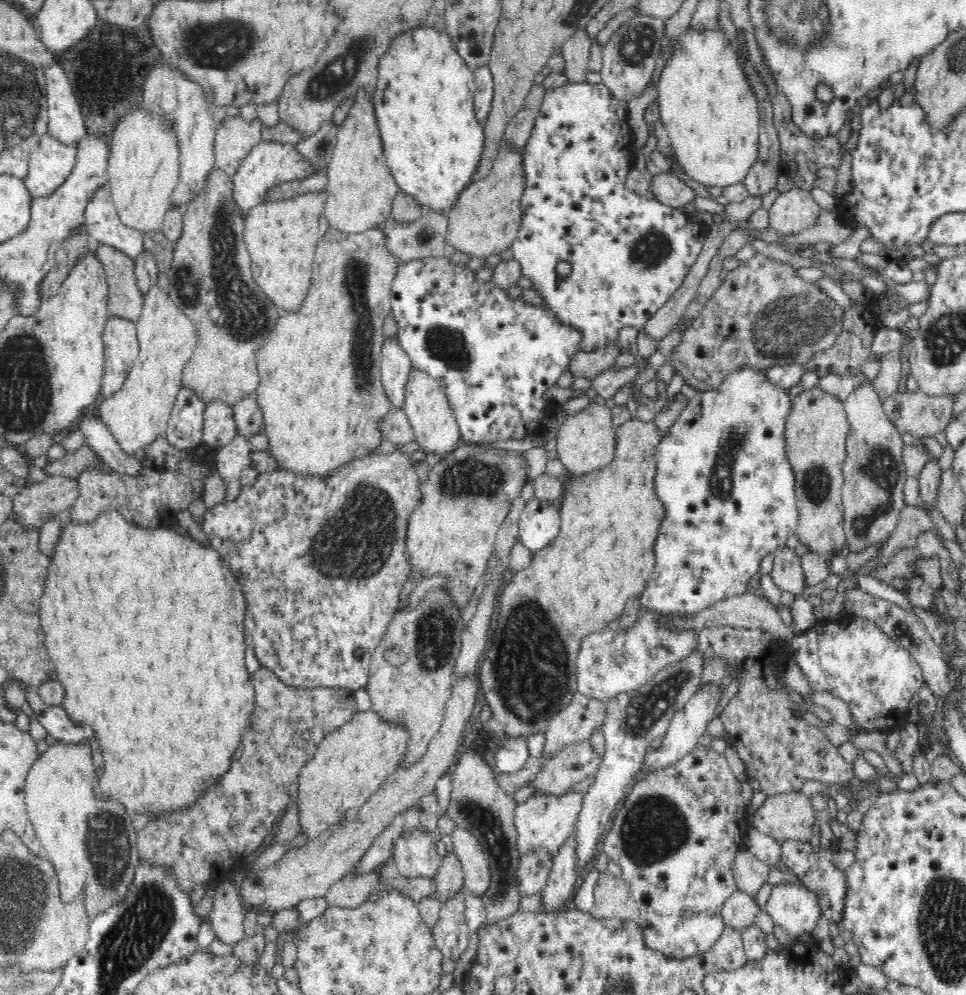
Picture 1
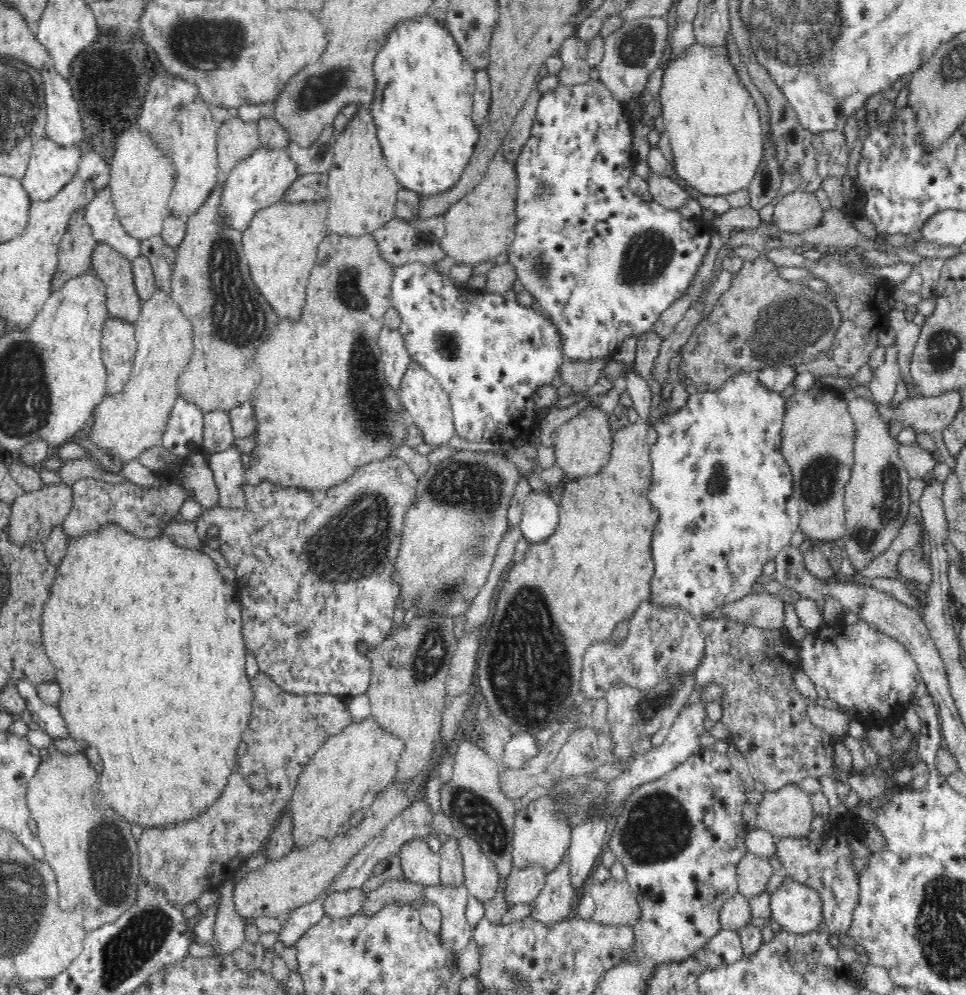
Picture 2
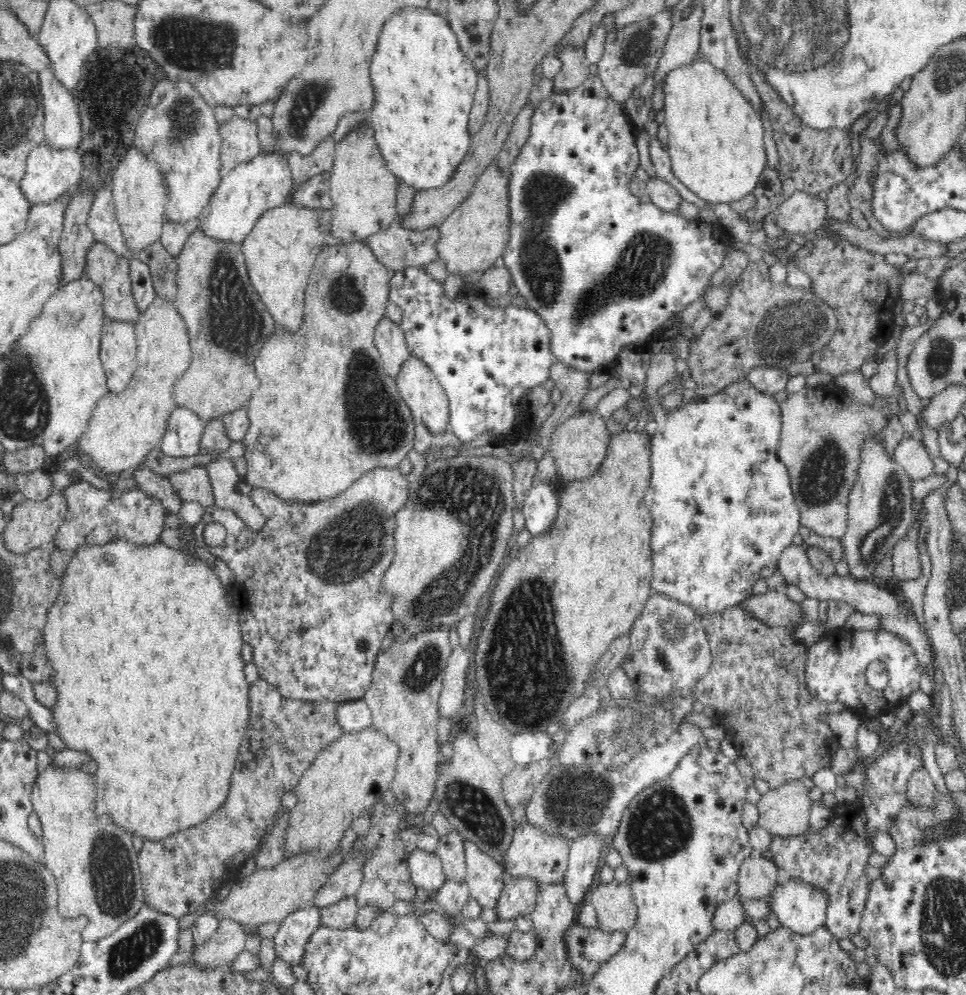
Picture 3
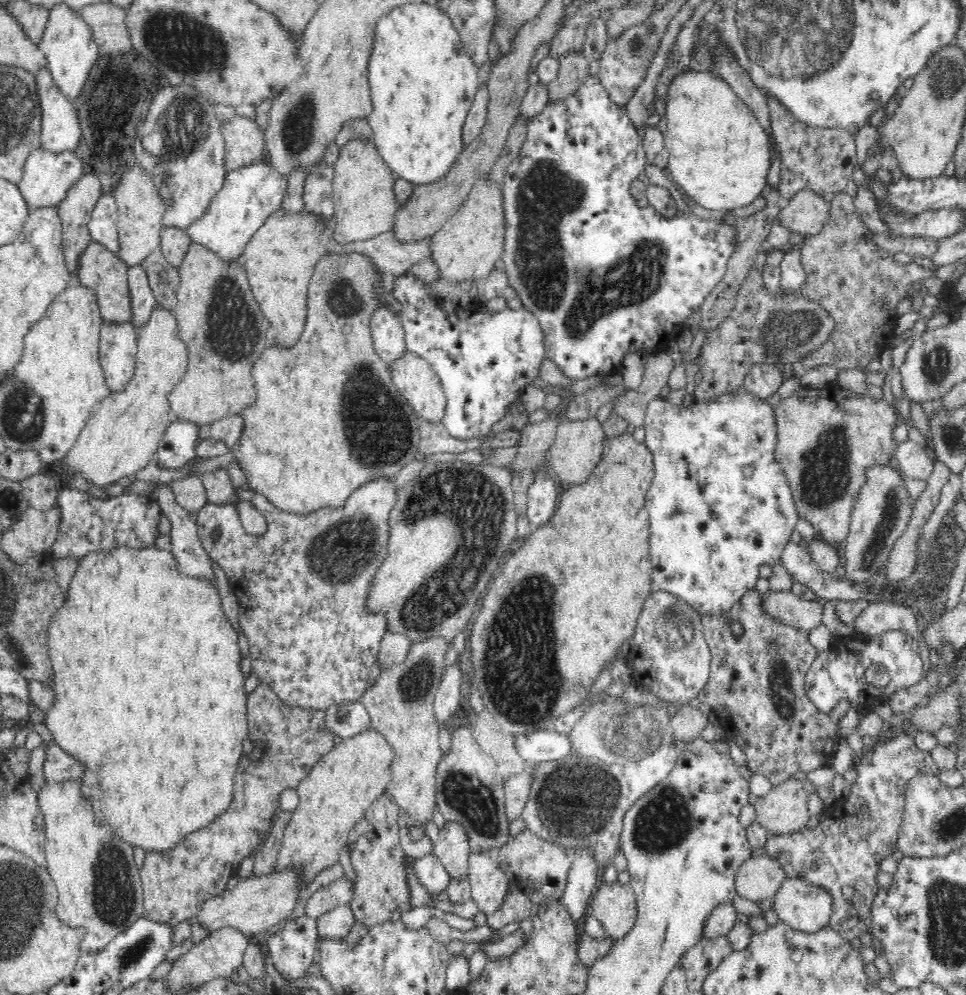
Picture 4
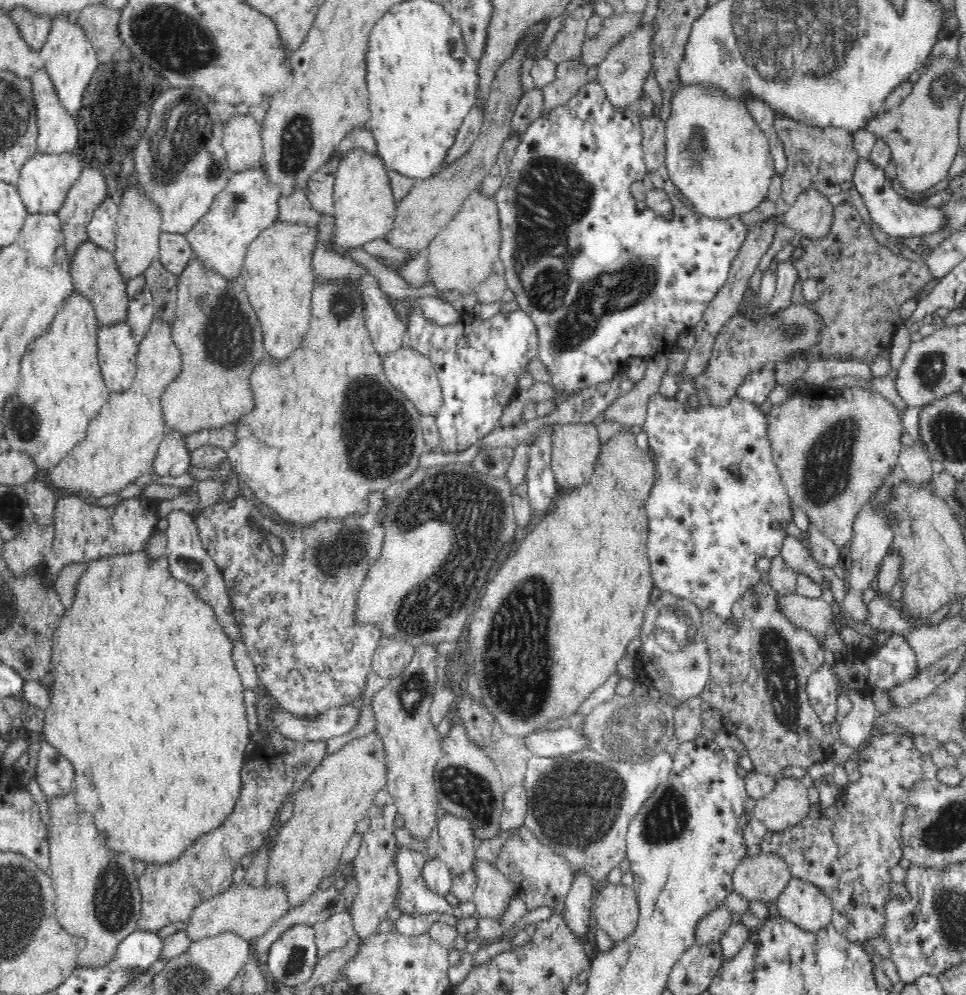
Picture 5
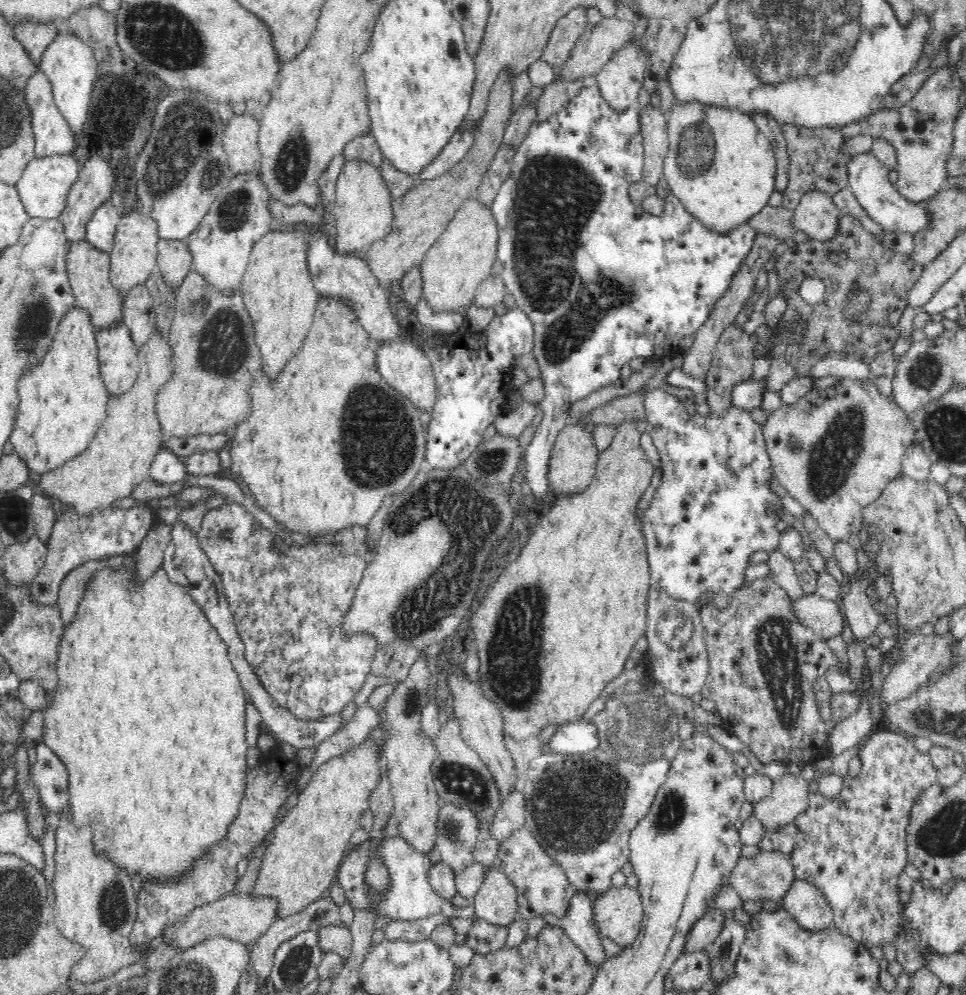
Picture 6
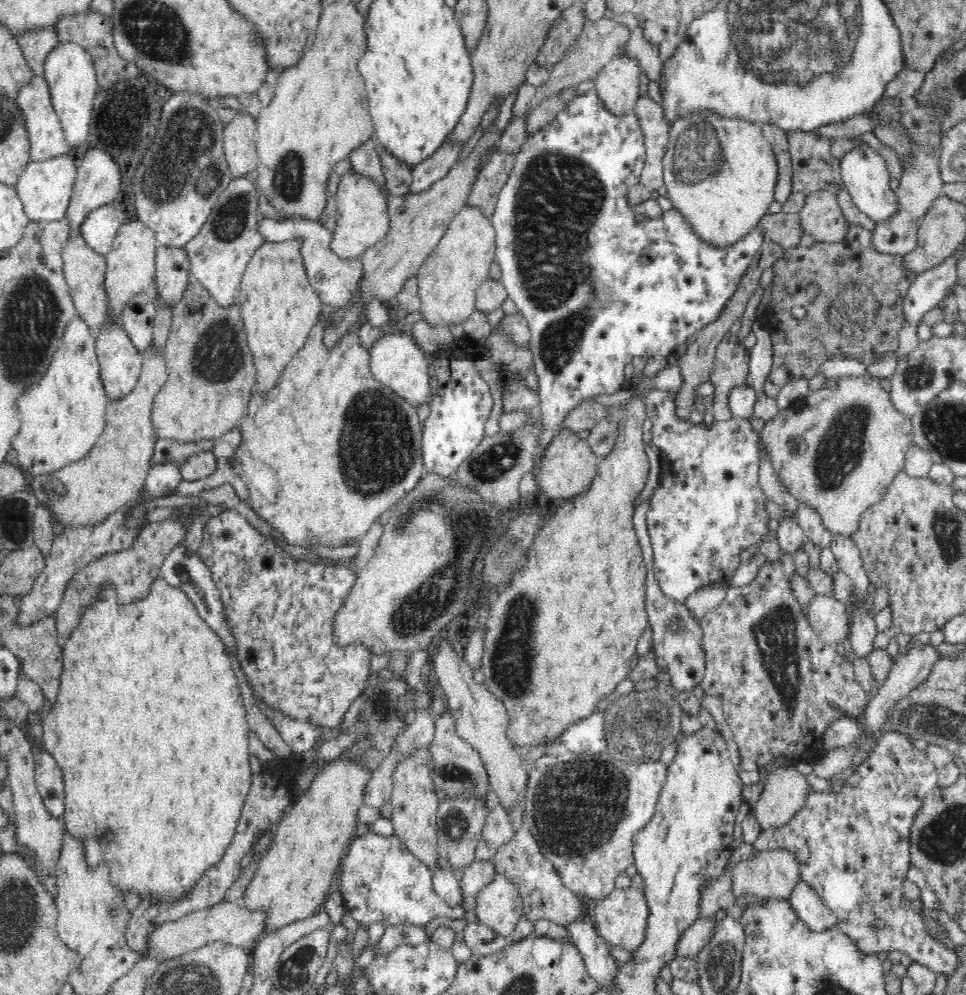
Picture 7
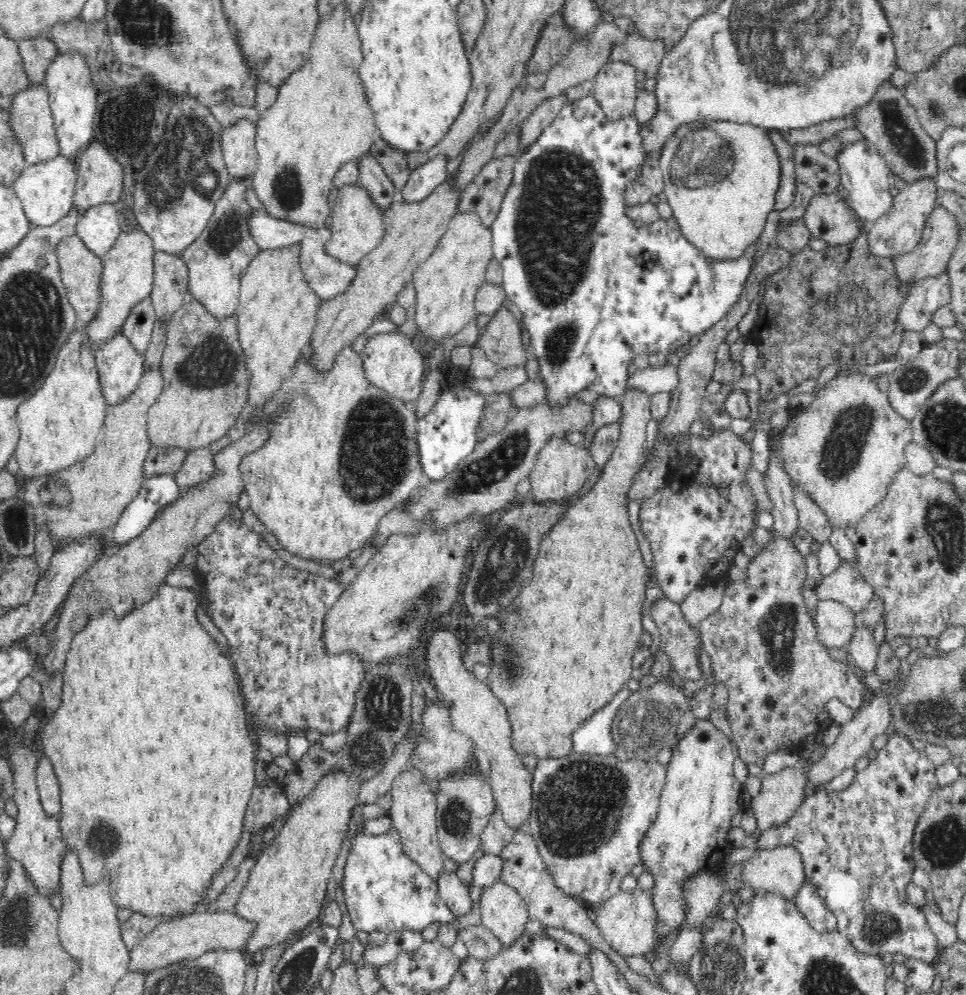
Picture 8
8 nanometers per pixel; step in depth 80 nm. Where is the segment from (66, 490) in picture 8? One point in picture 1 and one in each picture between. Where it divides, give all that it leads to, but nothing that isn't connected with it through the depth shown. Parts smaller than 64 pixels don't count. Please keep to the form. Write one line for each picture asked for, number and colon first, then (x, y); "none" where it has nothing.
1: (138, 413)
2: (126, 423)
3: (124, 427)
4: (123, 433)
5: (120, 444)
6: (119, 458)
7: (113, 473)

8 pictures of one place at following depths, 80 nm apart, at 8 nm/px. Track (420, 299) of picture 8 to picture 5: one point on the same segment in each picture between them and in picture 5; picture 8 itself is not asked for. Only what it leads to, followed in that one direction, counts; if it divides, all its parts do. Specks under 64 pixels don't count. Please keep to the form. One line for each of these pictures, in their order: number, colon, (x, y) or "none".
5: (461, 256)
6: (461, 258)
7: (448, 280)

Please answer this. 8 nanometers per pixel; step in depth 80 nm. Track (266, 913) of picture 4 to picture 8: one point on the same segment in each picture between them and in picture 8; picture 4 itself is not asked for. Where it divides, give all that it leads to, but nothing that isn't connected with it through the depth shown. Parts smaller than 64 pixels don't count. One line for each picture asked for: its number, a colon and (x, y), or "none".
5: (250, 911)
6: (243, 916)
7: (234, 922)
8: (191, 935)

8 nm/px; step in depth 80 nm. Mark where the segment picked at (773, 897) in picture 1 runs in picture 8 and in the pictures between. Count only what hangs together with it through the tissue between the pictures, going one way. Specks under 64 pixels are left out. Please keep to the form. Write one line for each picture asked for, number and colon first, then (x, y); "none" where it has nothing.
2: (797, 908)
3: (801, 908)
4: (804, 907)
5: (804, 905)
6: (804, 902)
7: (807, 904)
8: (812, 907)

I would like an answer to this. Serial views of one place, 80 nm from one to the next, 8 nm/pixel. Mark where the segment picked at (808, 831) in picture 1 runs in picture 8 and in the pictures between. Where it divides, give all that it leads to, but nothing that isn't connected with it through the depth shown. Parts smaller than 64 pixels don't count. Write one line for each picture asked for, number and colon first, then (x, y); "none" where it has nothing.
2: (787, 812)
3: (784, 812)
4: (784, 810)
5: (787, 805)
6: (789, 797)
7: (785, 794)
8: (781, 794)

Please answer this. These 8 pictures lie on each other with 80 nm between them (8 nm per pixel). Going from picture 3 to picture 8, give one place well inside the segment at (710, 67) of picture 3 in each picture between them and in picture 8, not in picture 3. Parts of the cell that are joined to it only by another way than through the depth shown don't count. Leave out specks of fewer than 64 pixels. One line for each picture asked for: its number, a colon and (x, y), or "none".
4: (719, 153)
5: (718, 157)
6: (723, 169)
7: (721, 172)
8: (720, 177)

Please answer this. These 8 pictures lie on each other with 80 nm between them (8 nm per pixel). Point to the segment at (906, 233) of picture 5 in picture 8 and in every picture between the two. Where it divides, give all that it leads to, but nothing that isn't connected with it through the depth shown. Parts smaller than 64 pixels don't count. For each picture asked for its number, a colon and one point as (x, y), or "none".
6: (868, 179)
7: (865, 174)
8: (864, 173)

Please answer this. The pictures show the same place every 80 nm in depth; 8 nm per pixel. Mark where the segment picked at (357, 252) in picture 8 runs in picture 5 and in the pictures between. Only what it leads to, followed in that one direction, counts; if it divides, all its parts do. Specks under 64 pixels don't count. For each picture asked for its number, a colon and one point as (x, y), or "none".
5: (364, 207)
6: (363, 212)
7: (362, 219)

